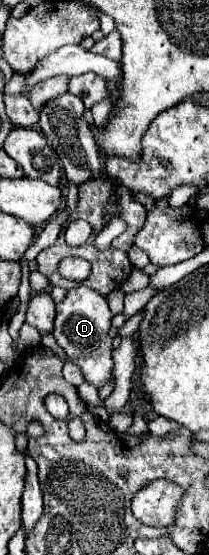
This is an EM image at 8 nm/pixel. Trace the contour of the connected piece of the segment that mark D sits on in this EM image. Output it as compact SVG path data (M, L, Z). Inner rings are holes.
M77 286L73 290L67 292L65 300L61 300L57 304L57 318L55 318L55 328L53 328L53 336L57 340L57 344L65 350L67 358L77 364L85 376L85 382L103 388L105 384L109 384L109 380L113 378L113 338L109 334L111 330L111 318L113 312L107 306L105 296L101 296L99 292L87 288L87 286Z

